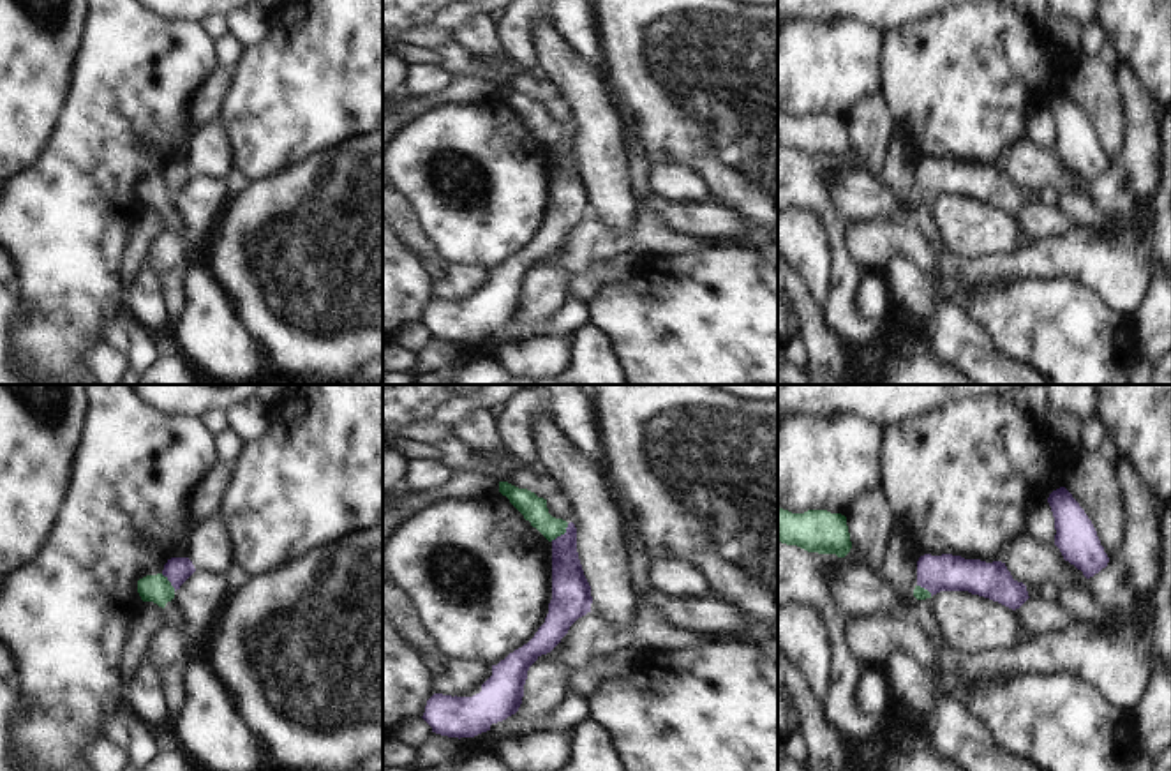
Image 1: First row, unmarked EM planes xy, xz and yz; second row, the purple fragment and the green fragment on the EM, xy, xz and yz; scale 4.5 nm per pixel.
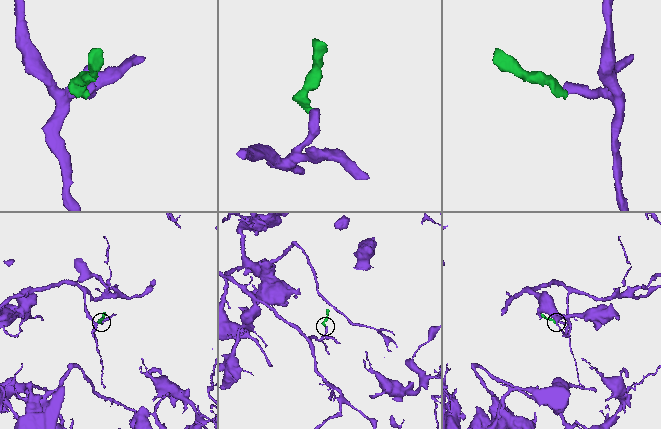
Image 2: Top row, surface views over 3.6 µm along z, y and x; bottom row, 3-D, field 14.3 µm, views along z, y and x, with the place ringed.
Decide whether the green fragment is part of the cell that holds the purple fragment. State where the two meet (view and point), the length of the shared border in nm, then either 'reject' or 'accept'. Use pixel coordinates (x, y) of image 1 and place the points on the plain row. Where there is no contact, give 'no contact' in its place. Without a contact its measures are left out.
xz (561, 140) | 120 nm | reject

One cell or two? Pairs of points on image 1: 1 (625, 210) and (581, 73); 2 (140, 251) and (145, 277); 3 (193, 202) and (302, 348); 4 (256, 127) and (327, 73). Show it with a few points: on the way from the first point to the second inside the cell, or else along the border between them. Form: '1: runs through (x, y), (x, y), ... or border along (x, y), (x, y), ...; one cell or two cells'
1: runs through (609, 177), (602, 133), (591, 106); one cell
2: border along (145, 261), (126, 290); two cells
3: border along (235, 198), (219, 226); two cells
4: runs through (274, 115), (309, 85); one cell

